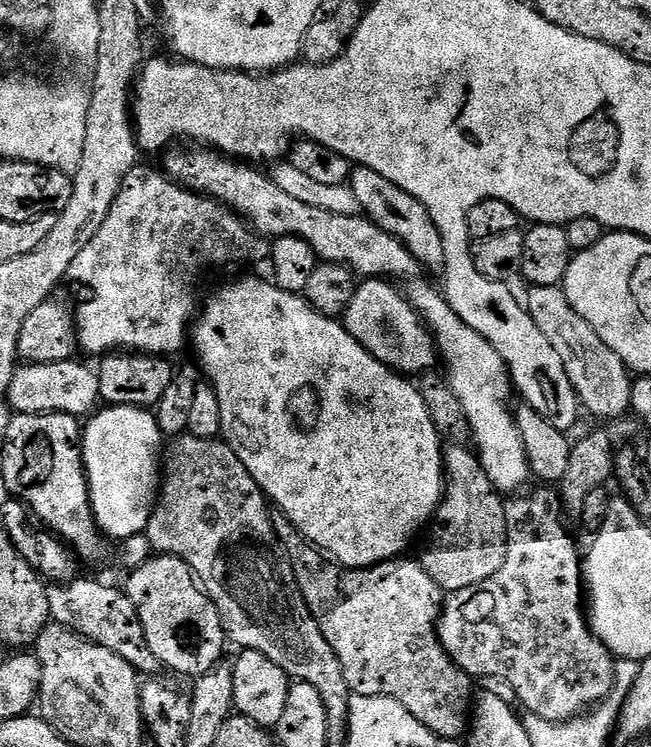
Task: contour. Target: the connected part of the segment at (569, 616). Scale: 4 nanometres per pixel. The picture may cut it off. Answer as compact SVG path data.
M540 486L529 496L516 494L505 499L508 549L502 570L478 586L447 593L436 632L444 652L473 678L506 678L525 713L558 723L572 720L604 700L615 686L617 657L593 634L582 603L582 548L564 525L566 513L559 491Z

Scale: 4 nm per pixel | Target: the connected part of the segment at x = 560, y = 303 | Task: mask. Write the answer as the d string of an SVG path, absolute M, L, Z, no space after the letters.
M563 287L527 289L528 300L526 307L528 313L534 318L538 330L546 334L546 342L558 350L566 374L570 382L575 386L576 395L579 397L581 407L598 418L621 419L622 415L631 411L632 405L632 381L631 371L625 366L618 354L594 334L594 326L570 306Z

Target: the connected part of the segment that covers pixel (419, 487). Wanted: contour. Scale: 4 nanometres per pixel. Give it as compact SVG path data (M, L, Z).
M236 280L233 284L228 284L225 288L220 288L208 300L208 305L203 305L202 311L199 313L198 319L195 321L194 327L190 332L190 344L196 347L196 356L200 359L199 367L202 369L203 375L213 384L218 394L218 402L222 406L222 436L223 439L234 450L234 454L238 454L238 458L242 462L242 466L246 466L246 470L250 470L250 474L254 478L254 482L258 482L258 486L264 492L265 497L279 511L286 514L286 518L290 518L293 526L306 537L308 541L315 544L321 552L327 554L335 563L343 564L345 568L371 568L373 564L381 564L383 560L395 560L401 555L400 552L412 540L412 531L415 530L416 524L427 525L432 517L436 515L436 508L440 504L440 498L444 494L444 454L442 451L442 437L437 432L434 422L430 418L430 414L426 410L426 402L422 402L419 387L411 379L405 378L399 372L393 372L382 362L378 362L369 352L364 349L355 338L345 330L343 323L339 319L330 316L317 316L316 311L309 306L308 301L303 295L287 292L278 287L275 282L264 280Z

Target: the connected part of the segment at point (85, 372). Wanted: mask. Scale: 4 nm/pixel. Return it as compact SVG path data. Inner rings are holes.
M73 358L66 362L21 363L8 387L8 407L16 414L65 412L77 418L87 417L101 403L100 378L93 369L91 372L78 361L79 359Z

